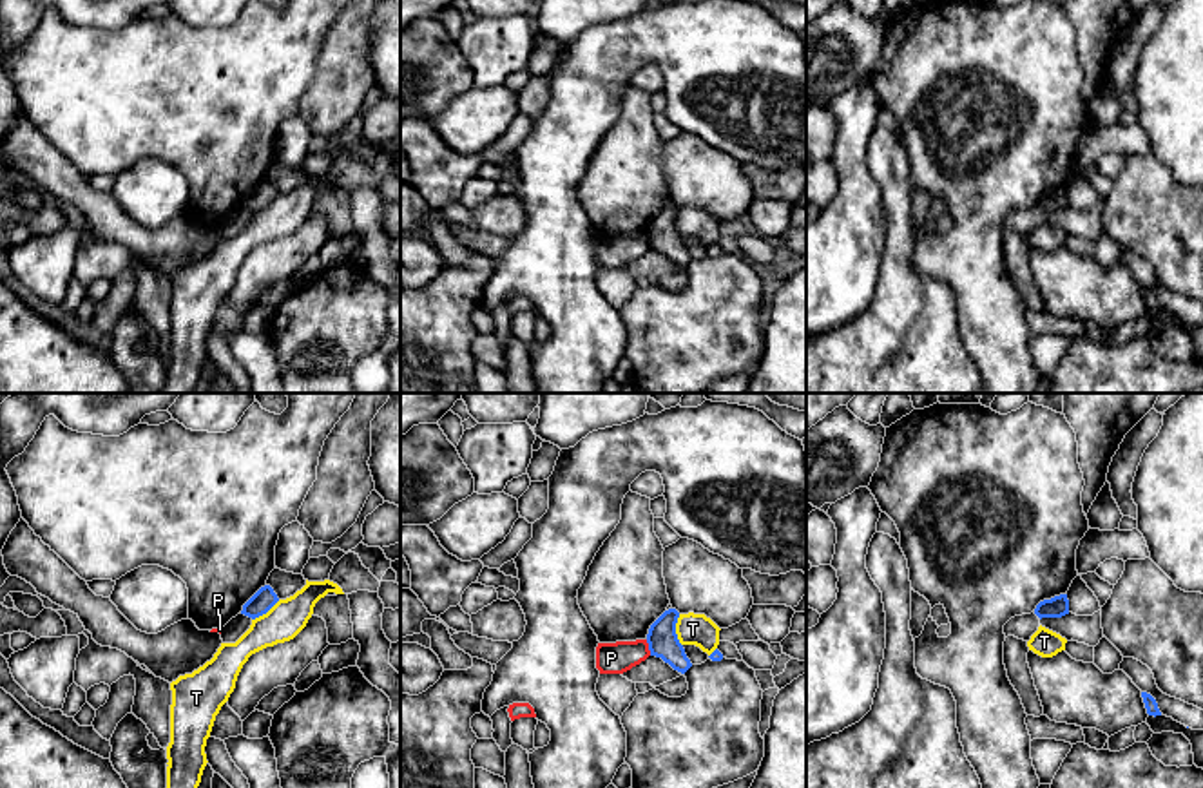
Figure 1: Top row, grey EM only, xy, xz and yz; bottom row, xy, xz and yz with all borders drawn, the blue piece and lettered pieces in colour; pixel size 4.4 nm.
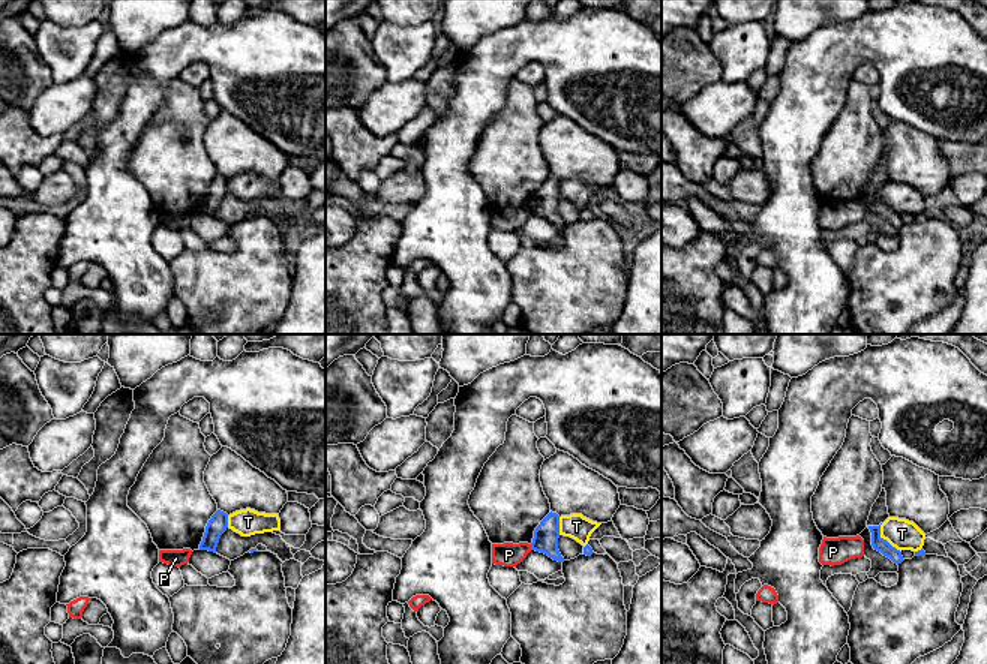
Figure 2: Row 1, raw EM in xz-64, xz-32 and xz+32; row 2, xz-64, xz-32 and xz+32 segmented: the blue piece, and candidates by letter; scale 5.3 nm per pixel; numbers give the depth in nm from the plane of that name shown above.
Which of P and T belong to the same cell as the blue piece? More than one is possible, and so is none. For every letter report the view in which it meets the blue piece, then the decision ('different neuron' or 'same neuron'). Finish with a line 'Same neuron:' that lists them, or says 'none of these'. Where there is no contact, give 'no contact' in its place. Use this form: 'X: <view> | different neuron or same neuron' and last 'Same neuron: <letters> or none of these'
P: xz | different neuron
T: xz | different neuron
Same neuron: none of these

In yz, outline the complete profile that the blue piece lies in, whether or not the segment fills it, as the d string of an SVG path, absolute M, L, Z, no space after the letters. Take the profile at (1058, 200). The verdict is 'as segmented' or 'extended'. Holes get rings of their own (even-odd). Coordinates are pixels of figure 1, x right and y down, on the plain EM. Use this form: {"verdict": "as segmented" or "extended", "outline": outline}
{"verdict": "as segmented", "outline": "M1067 188L1054 190L1051 194L1044 194L1036 199L1035 208L1042 212L1062 212L1069 208L1069 194Z"}

